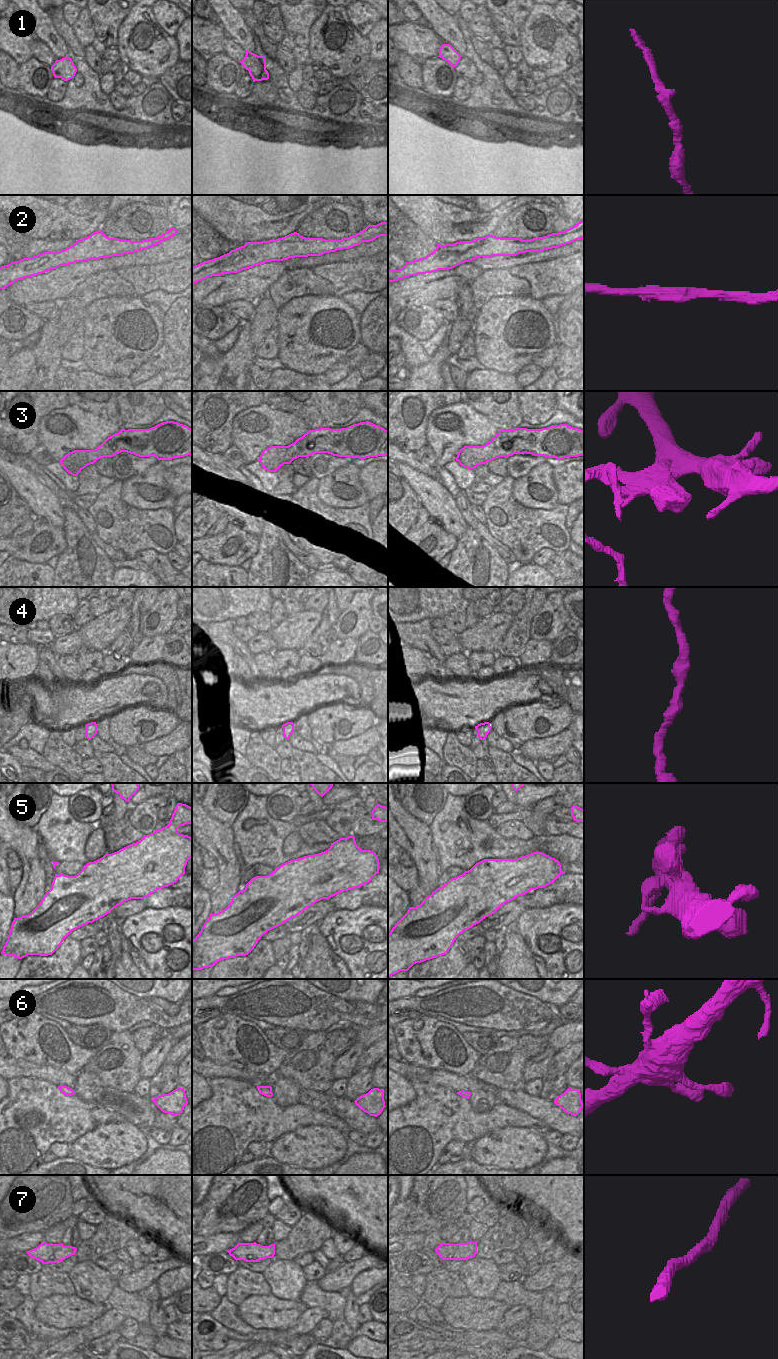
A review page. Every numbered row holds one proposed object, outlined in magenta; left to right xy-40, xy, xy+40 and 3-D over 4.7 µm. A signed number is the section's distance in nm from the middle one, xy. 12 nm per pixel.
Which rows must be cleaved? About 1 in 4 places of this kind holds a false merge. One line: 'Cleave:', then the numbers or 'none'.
Cleave: 1, 3, 7

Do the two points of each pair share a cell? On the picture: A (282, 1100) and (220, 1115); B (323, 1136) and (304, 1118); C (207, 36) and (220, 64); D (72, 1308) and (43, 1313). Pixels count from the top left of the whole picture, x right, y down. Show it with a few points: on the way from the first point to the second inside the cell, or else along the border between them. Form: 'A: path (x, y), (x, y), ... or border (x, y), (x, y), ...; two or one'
A: border (272, 1096), (282, 1107), (298, 1102); two
B: border (334, 1127), (302, 1125), (289, 1132); two
C: border (225, 53), (213, 55), (207, 60); two
D: path (65, 1311), (50, 1311); one

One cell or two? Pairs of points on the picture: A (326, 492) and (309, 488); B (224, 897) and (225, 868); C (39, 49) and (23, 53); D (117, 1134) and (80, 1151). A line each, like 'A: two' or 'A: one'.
A: two
B: one
C: two
D: one

